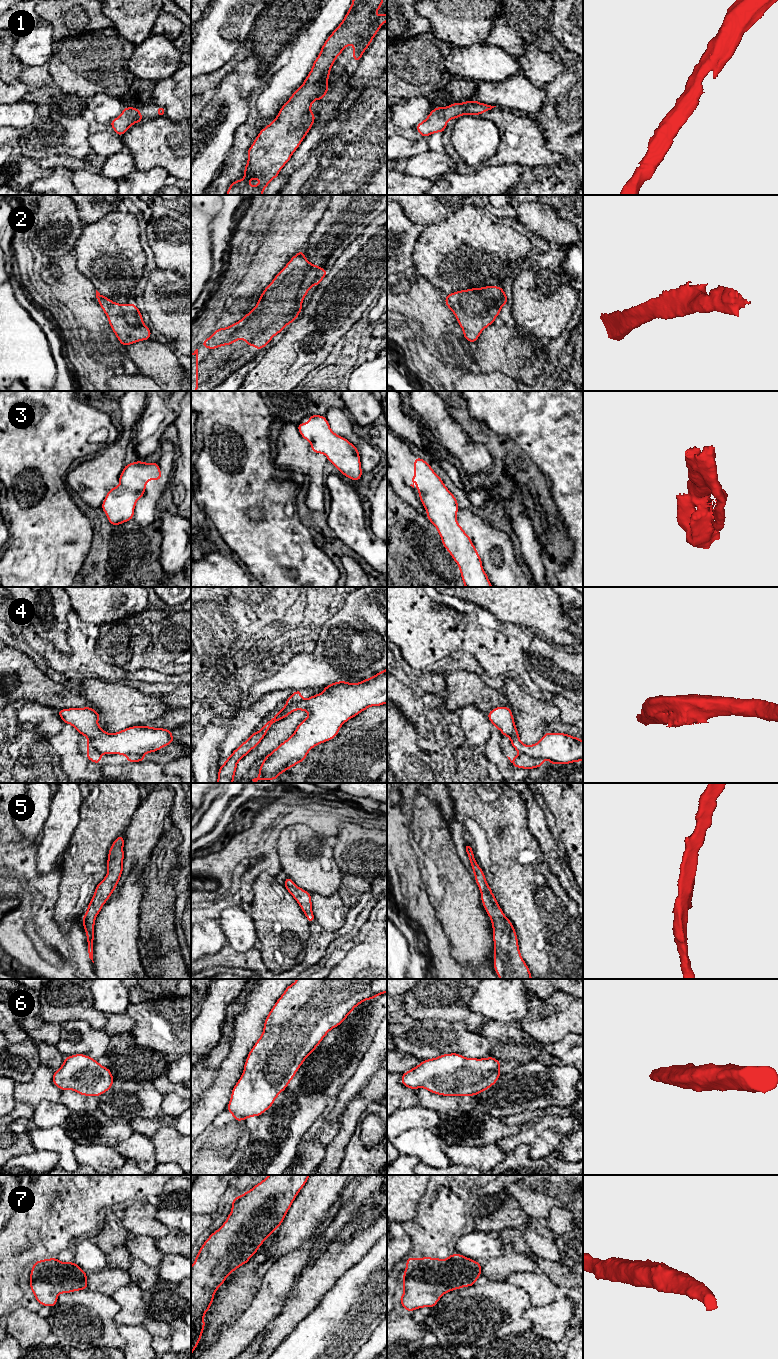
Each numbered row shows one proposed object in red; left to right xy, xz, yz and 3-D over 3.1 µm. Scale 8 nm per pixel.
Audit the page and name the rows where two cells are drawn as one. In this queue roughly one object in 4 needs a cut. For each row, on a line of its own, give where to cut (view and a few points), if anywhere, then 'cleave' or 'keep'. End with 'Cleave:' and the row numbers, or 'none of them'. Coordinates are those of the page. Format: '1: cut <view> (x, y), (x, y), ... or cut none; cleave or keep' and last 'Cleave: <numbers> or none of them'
1: cut none; keep
2: cut none; keep
3: cut xz (324, 443), (339, 455), (350, 455), (354, 465), (360, 469); cleave
4: cut yz (520, 752), (546, 759); cleave
5: cut none; keep
6: cut none; keep
7: cut none; keep
Cleave: 3, 4

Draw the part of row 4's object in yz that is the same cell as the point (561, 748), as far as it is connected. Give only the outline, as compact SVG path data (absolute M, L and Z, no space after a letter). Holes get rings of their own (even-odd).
M496 707L487 714L487 717L503 736L510 738L512 747L520 753L554 761L560 765L583 760L583 741L578 737L546 732L536 744L525 745L519 738L510 707Z

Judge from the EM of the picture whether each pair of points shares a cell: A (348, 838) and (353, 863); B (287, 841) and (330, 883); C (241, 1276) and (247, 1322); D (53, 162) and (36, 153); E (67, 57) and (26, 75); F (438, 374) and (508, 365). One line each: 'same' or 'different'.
A: same
B: same
C: different
D: different
E: different
F: different

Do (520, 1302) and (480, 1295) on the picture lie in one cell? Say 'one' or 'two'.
one

